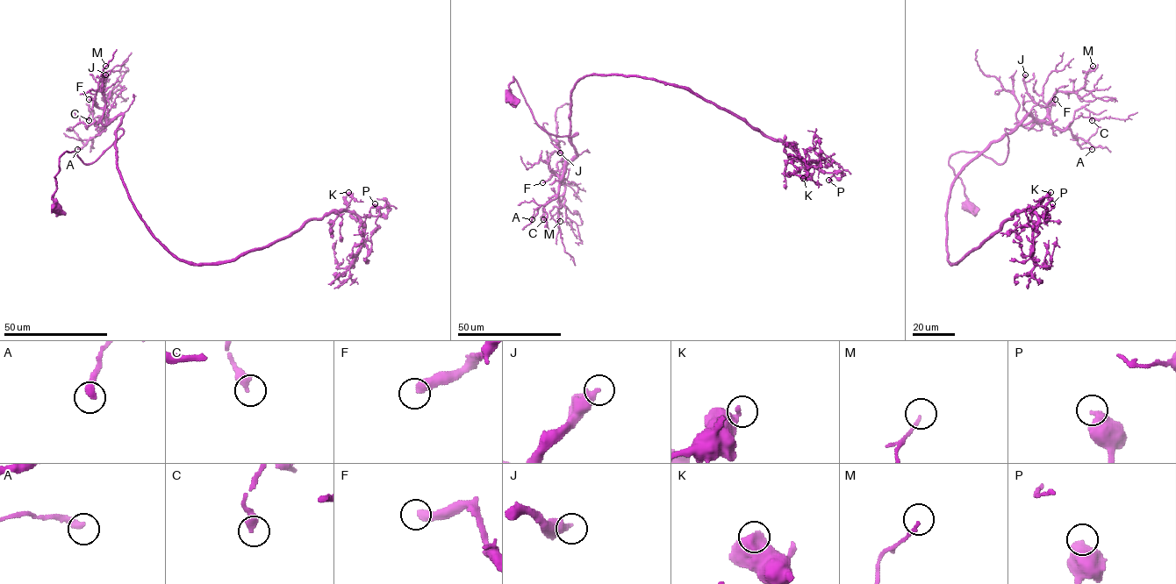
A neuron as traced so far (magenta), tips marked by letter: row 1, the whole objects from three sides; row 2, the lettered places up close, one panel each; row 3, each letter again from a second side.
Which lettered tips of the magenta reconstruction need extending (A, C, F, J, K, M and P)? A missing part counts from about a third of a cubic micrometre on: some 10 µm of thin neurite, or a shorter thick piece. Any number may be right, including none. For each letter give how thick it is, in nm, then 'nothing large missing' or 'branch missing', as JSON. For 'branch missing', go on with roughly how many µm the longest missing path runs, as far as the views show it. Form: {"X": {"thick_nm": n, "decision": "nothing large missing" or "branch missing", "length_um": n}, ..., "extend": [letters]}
{"A": {"thick_nm": 340, "decision": "nothing large missing"}, "C": {"thick_nm": 420, "decision": "nothing large missing"}, "F": {"thick_nm": 440, "decision": "nothing large missing"}, "J": {"thick_nm": 480, "decision": "branch missing", "length_um": 35}, "K": {"thick_nm": 600, "decision": "nothing large missing"}, "M": {"thick_nm": 140, "decision": "nothing large missing"}, "P": {"thick_nm": 480, "decision": "nothing large missing"}, "extend": ["J"]}

